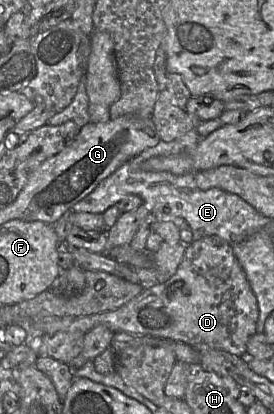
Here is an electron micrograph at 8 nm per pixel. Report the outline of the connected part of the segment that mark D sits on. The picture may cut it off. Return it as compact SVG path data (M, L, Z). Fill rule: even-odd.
M204 237L186 246L175 274L165 283L145 288L139 296L114 311L88 316L29 318L17 325L24 329L32 327L47 335L74 331L86 334L104 325L114 333L173 340L194 348L208 346L242 357L248 340L256 333L258 315L256 297L231 246L216 237ZM175 282L182 282L183 287L168 291Z

